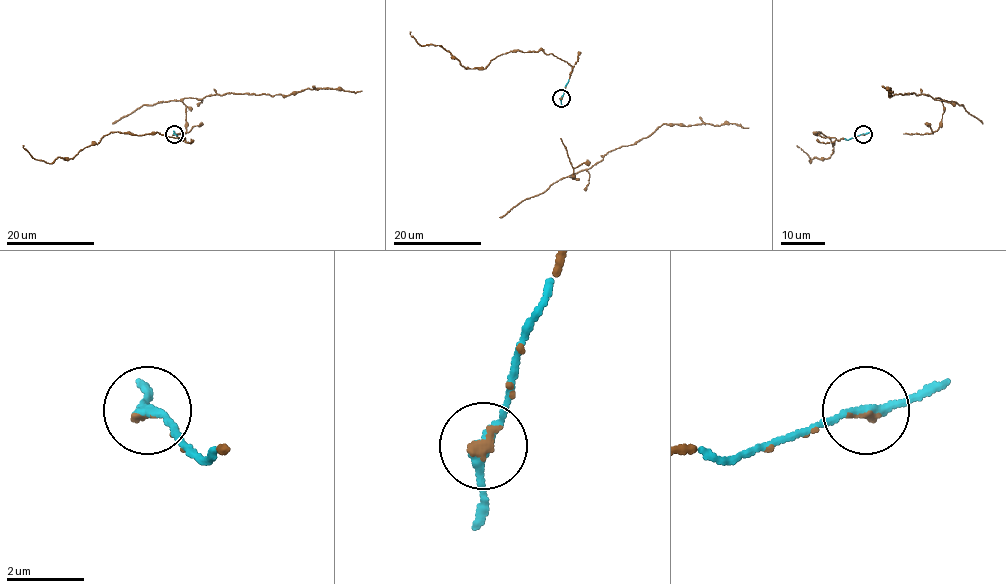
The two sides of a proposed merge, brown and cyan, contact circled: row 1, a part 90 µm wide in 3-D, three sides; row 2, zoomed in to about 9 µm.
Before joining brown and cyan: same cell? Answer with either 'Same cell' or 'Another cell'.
Same cell

